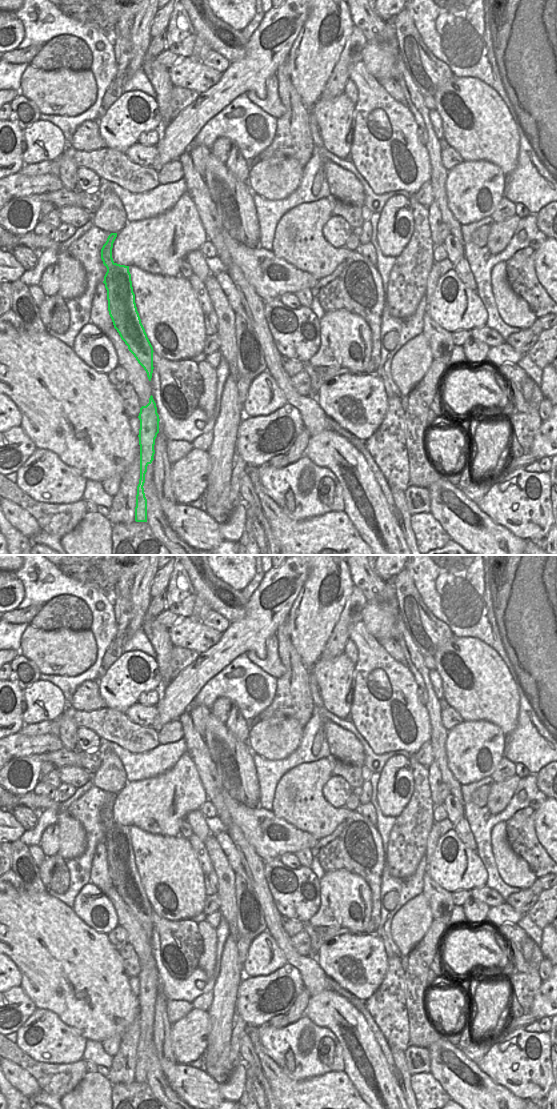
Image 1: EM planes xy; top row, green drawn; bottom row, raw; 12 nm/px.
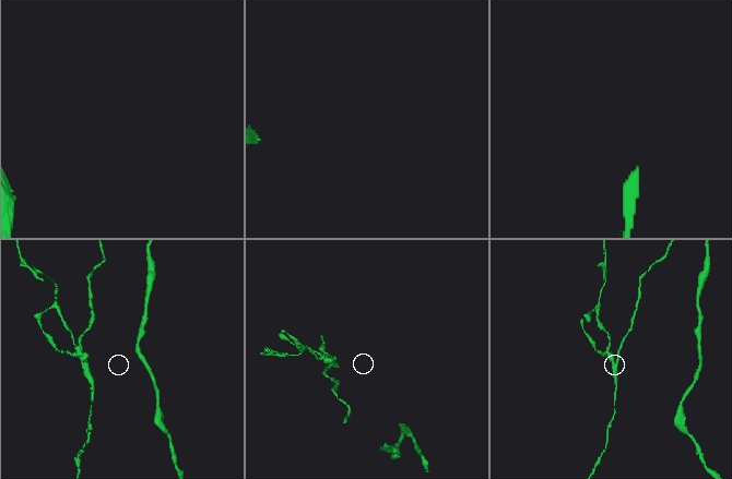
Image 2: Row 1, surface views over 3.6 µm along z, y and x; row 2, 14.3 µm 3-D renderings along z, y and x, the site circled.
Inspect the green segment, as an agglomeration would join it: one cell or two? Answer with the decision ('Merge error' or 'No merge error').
Merge error

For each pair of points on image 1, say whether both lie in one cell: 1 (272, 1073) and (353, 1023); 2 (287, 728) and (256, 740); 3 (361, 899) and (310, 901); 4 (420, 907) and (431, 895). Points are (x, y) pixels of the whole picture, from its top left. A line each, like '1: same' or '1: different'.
1: different
2: same
3: different
4: different

